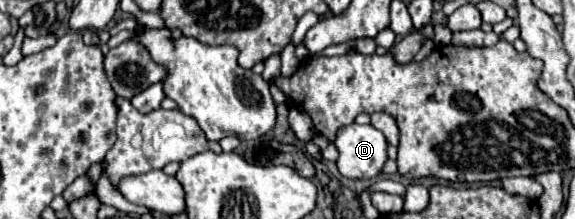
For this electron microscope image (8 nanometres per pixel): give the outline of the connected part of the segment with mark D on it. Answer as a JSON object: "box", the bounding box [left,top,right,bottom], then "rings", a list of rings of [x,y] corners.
{"box":[334,123,386,179],"rings":[[[350,123],[338,129],[334,145],[338,149],[338,169],[350,179],[376,177],[386,163],[386,137],[372,125]]]}

